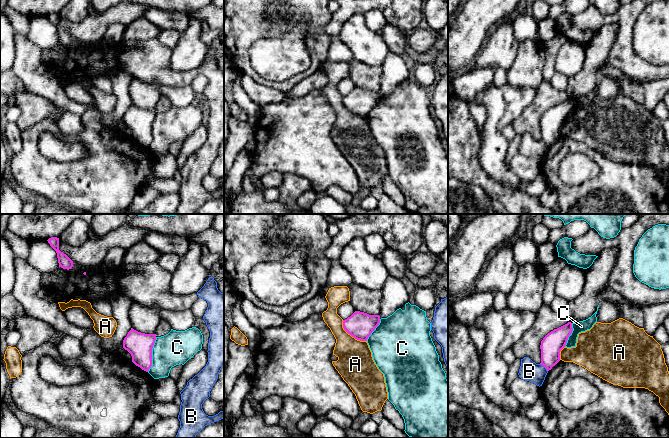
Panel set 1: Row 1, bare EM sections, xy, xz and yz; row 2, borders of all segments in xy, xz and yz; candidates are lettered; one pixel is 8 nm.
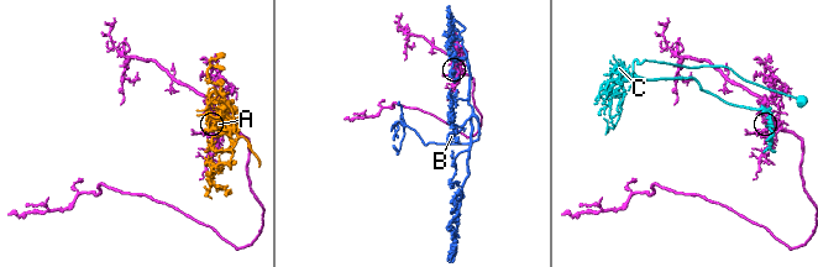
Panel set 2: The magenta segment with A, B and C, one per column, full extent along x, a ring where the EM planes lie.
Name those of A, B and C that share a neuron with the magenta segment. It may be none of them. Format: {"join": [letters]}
{"join": []}

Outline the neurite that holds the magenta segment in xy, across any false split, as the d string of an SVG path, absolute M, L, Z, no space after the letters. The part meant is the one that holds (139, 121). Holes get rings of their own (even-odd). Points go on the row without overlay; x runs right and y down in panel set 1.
M131 104L123 116L123 124L132 132L132 138L148 148L152 142L152 124L156 110L145 110Z

